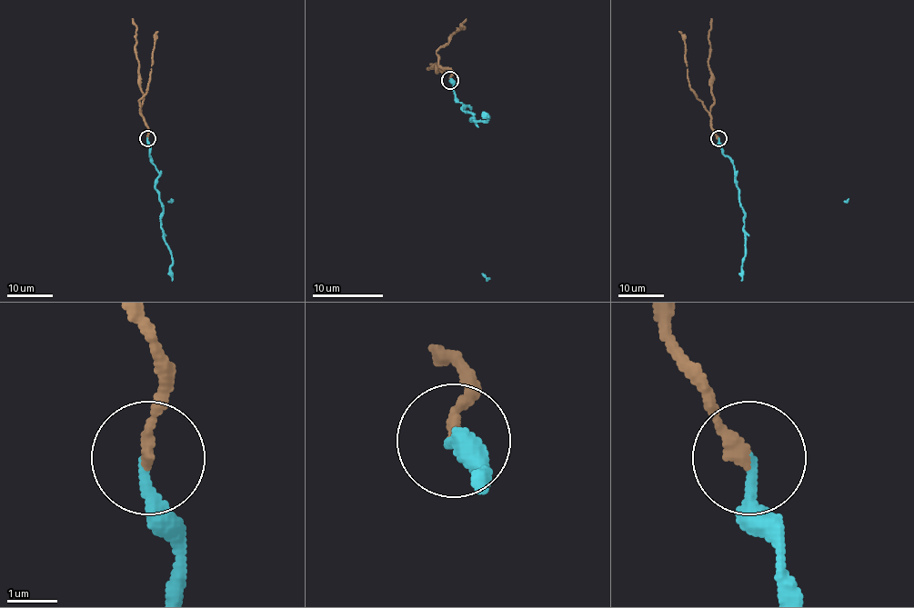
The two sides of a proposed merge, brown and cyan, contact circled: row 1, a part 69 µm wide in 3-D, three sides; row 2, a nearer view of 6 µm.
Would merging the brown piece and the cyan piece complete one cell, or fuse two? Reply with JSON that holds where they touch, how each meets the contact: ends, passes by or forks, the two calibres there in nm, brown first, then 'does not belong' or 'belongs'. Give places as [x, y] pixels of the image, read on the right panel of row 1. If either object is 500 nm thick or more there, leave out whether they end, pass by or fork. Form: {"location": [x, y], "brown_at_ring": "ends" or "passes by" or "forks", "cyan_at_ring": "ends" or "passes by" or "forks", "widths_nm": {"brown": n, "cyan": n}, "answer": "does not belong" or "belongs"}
{"location": [718, 138], "brown_at_ring": "ends", "cyan_at_ring": "ends", "widths_nm": {"brown": 240, "cyan": 200}, "answer": "belongs"}

